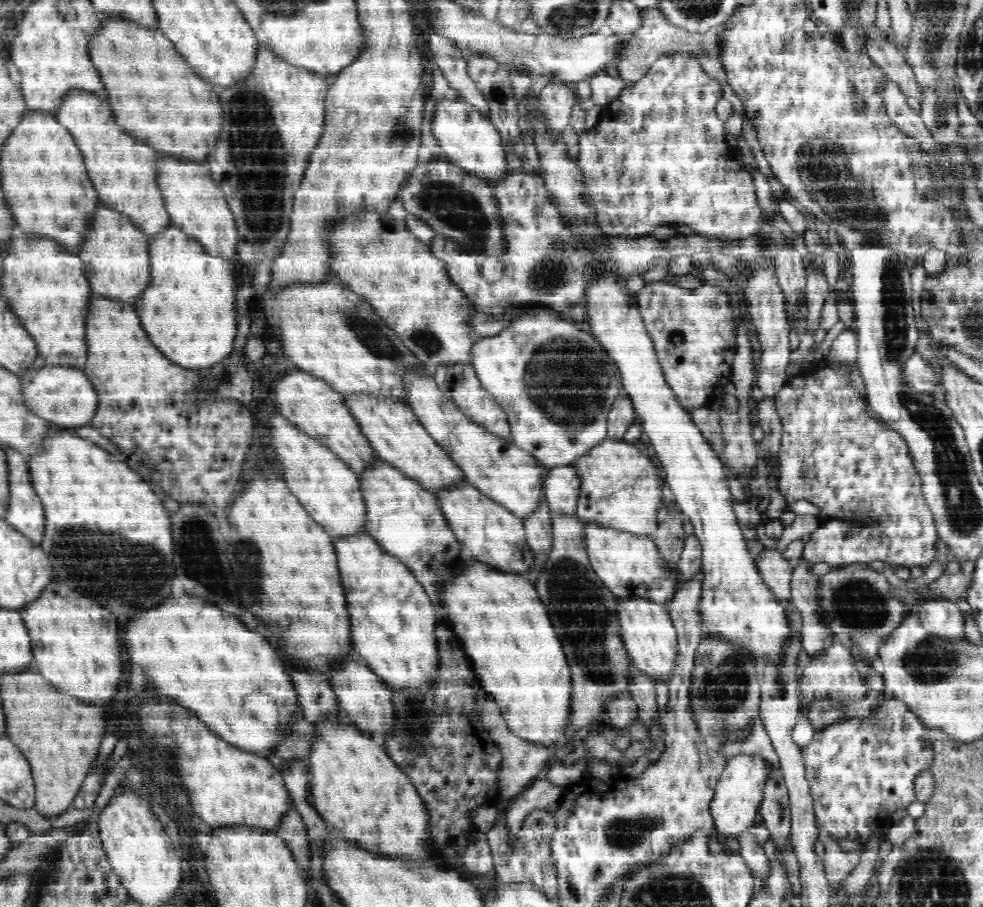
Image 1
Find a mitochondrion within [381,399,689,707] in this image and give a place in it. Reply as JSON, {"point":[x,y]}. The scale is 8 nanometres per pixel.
{"point":[582,614]}

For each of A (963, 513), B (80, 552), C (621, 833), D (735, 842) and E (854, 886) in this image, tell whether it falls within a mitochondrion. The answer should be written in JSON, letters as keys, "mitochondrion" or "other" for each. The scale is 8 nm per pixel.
{"A":"mitochondrion","B":"mitochondrion","C":"mitochondrion","D":"other","E":"other"}

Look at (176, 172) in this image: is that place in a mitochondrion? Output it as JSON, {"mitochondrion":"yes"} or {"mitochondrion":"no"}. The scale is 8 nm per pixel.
{"mitochondrion":"no"}

